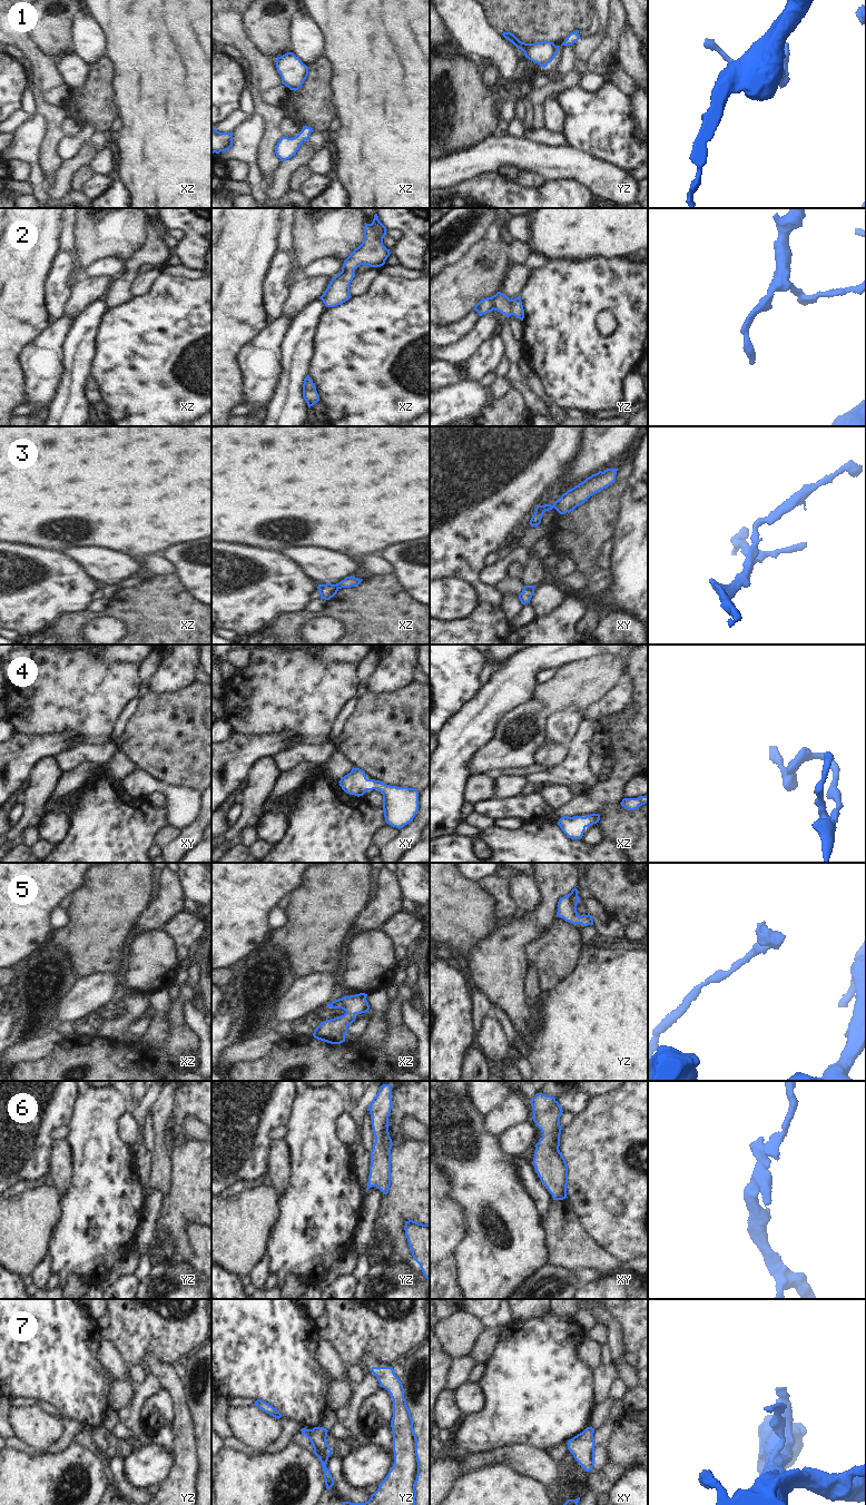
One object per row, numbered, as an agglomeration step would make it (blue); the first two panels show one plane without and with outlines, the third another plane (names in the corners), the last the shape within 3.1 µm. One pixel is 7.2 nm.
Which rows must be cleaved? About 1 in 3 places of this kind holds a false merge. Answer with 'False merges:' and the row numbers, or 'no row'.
False merges: no row

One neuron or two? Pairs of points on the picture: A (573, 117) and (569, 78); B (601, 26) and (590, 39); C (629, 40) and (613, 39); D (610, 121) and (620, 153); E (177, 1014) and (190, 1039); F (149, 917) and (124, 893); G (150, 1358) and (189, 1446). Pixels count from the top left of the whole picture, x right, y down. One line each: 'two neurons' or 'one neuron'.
A: two neurons
B: one neuron
C: two neurons
D: one neuron
E: one neuron
F: two neurons
G: one neuron

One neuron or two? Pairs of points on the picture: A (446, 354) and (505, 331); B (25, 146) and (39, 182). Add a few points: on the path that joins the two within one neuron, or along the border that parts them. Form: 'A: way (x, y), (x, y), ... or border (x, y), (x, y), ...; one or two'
A: border (492, 311), (498, 321), (499, 330); two
B: way (33, 155), (38, 173); one

